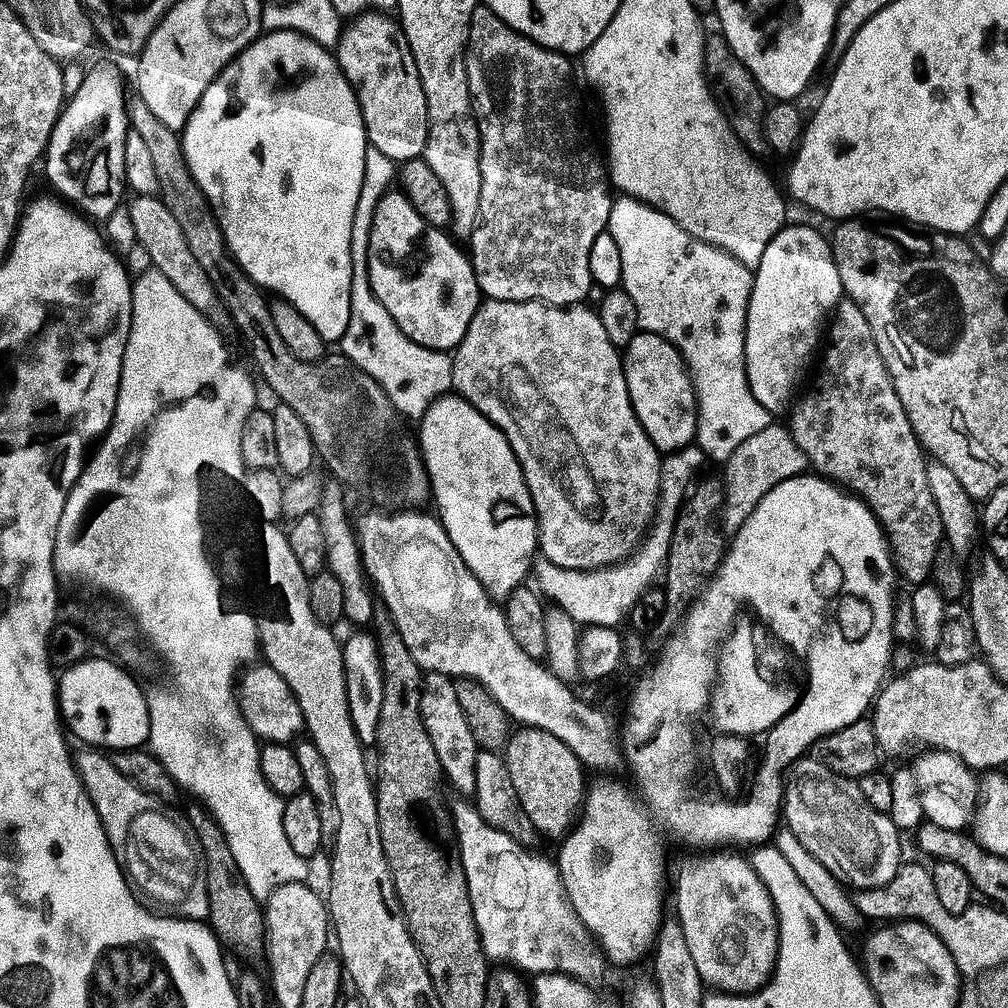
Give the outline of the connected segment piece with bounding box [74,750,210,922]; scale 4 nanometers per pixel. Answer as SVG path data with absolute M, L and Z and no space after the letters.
M77 751L74 756L76 773L84 783L84 789L88 792L92 805L98 810L98 818L106 830L112 852L120 861L120 867L124 869L129 881L141 893L144 891L154 903L161 904L164 907L161 909L165 913L182 920L207 921L210 914L210 894L206 882L204 853L200 851L193 833L185 825L184 829L174 817L167 816L163 812L165 809L161 801L155 796L146 794L146 790L139 788L130 777L122 775L103 751L80 751L84 752Z

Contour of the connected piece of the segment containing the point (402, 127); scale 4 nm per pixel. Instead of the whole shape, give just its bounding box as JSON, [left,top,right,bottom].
[334,12,428,166]

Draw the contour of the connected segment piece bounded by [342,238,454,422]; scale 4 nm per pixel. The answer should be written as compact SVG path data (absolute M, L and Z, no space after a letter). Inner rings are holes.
M363 239L353 241L352 260L357 261L354 266L354 282L352 283L352 317L350 326L346 330L342 341L343 355L352 364L358 365L390 398L397 413L401 417L409 416L415 422L423 421L430 406L440 397L449 395L453 391L452 379L454 366L452 356L447 352L430 350L426 346L418 346L390 318L386 306L378 302L370 286L370 274L363 263L368 259L368 245Z

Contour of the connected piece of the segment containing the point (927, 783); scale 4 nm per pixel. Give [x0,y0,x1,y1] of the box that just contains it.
[914,750,982,832]

